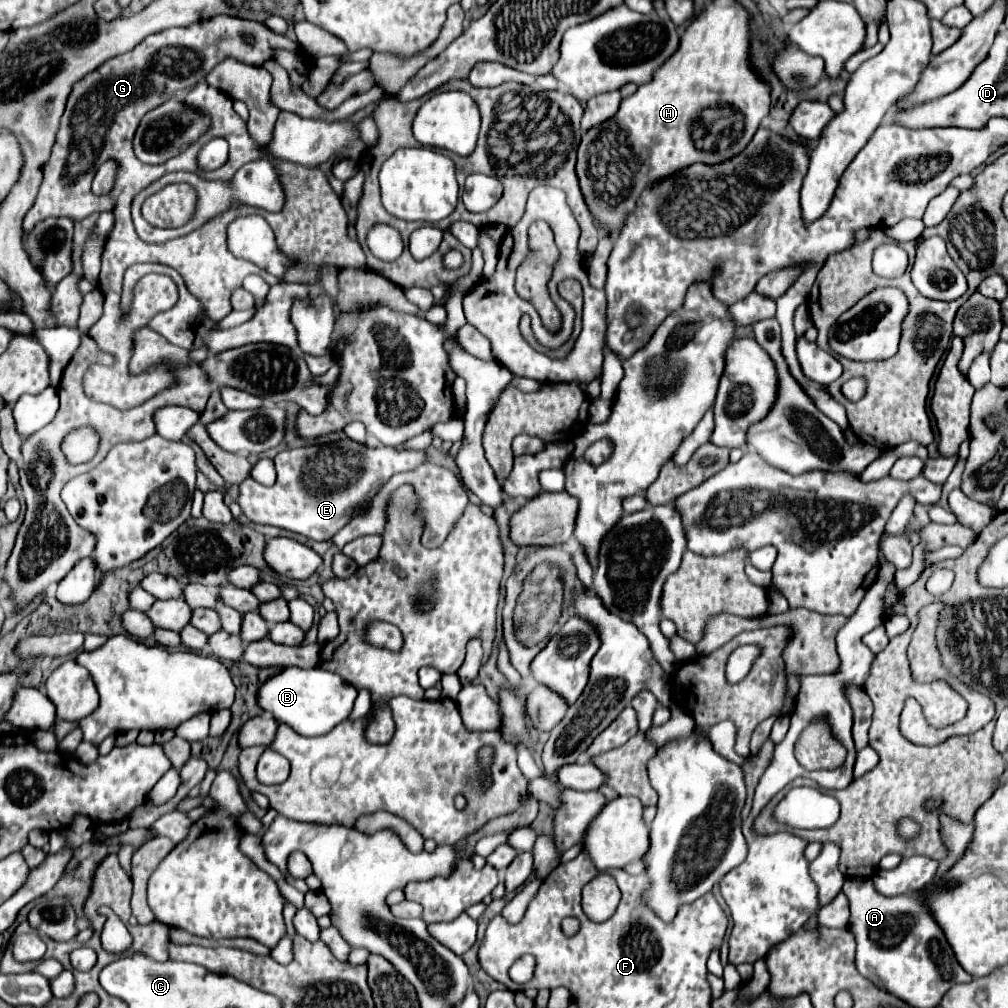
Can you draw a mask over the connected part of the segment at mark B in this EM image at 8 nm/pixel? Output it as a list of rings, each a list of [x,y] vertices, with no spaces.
[[[284,667],[280,673],[268,677],[258,689],[258,707],[268,711],[278,723],[292,727],[298,735],[314,737],[328,733],[334,725],[342,723],[352,711],[358,691],[344,683],[338,675],[324,669]]]

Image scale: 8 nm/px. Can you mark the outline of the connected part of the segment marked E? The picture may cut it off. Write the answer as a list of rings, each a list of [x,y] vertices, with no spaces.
[[[350,439],[330,443],[330,445],[308,445],[308,447],[298,447],[298,449],[288,449],[276,455],[276,473],[278,479],[272,487],[262,487],[256,483],[252,477],[248,477],[244,483],[240,483],[240,497],[238,503],[244,511],[244,515],[254,521],[254,523],[264,523],[264,525],[274,525],[282,527],[294,533],[300,533],[308,539],[314,541],[328,541],[332,535],[348,523],[348,519],[366,507],[366,503],[372,499],[372,495],[394,475],[400,471],[412,471],[418,465],[426,461],[426,455],[422,451],[398,451],[394,447],[366,447],[358,445]]]

